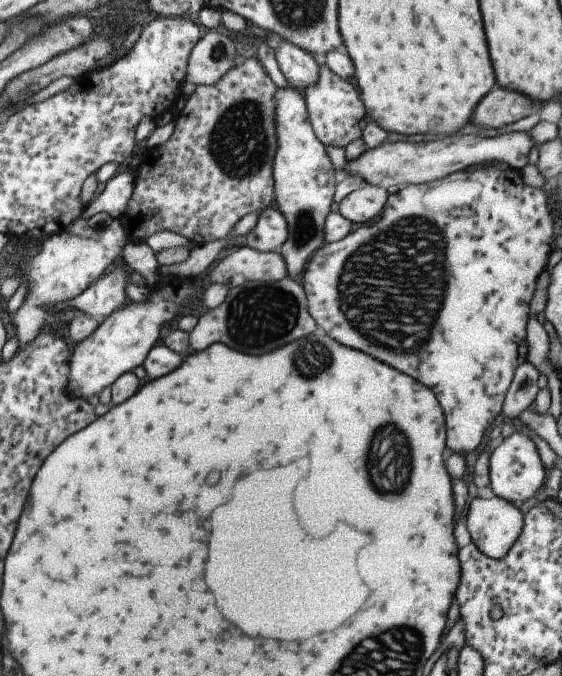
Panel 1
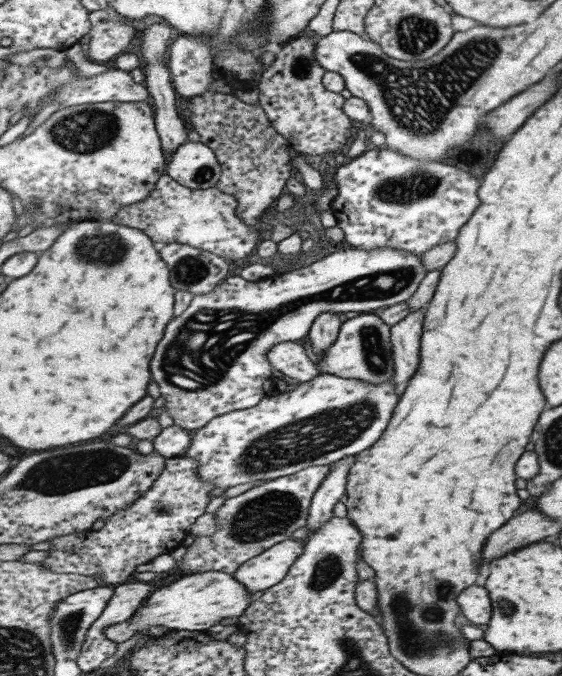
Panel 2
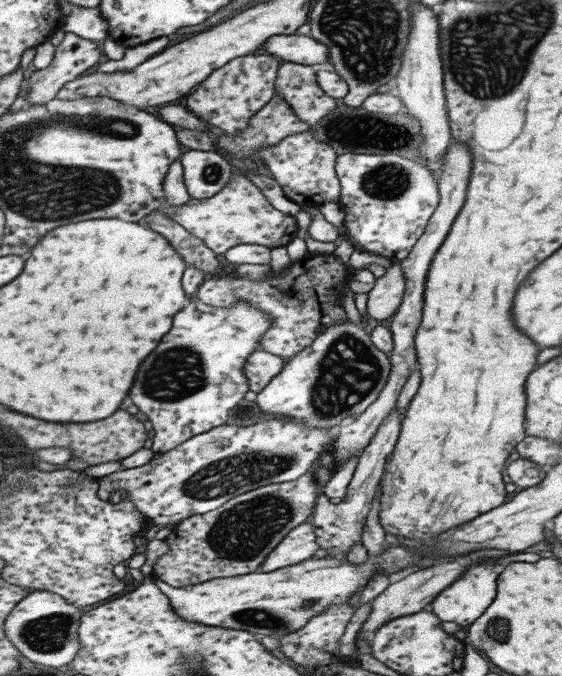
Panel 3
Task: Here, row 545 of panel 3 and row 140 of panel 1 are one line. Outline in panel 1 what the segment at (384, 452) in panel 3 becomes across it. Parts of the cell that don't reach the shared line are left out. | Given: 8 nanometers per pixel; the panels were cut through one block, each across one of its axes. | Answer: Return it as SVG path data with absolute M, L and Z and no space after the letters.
M324 63L318 66L320 66L318 82L302 92L308 109L309 122L316 138L324 146L346 148L352 140L363 136L364 128L369 123L363 100L358 90L348 80L334 74Z

